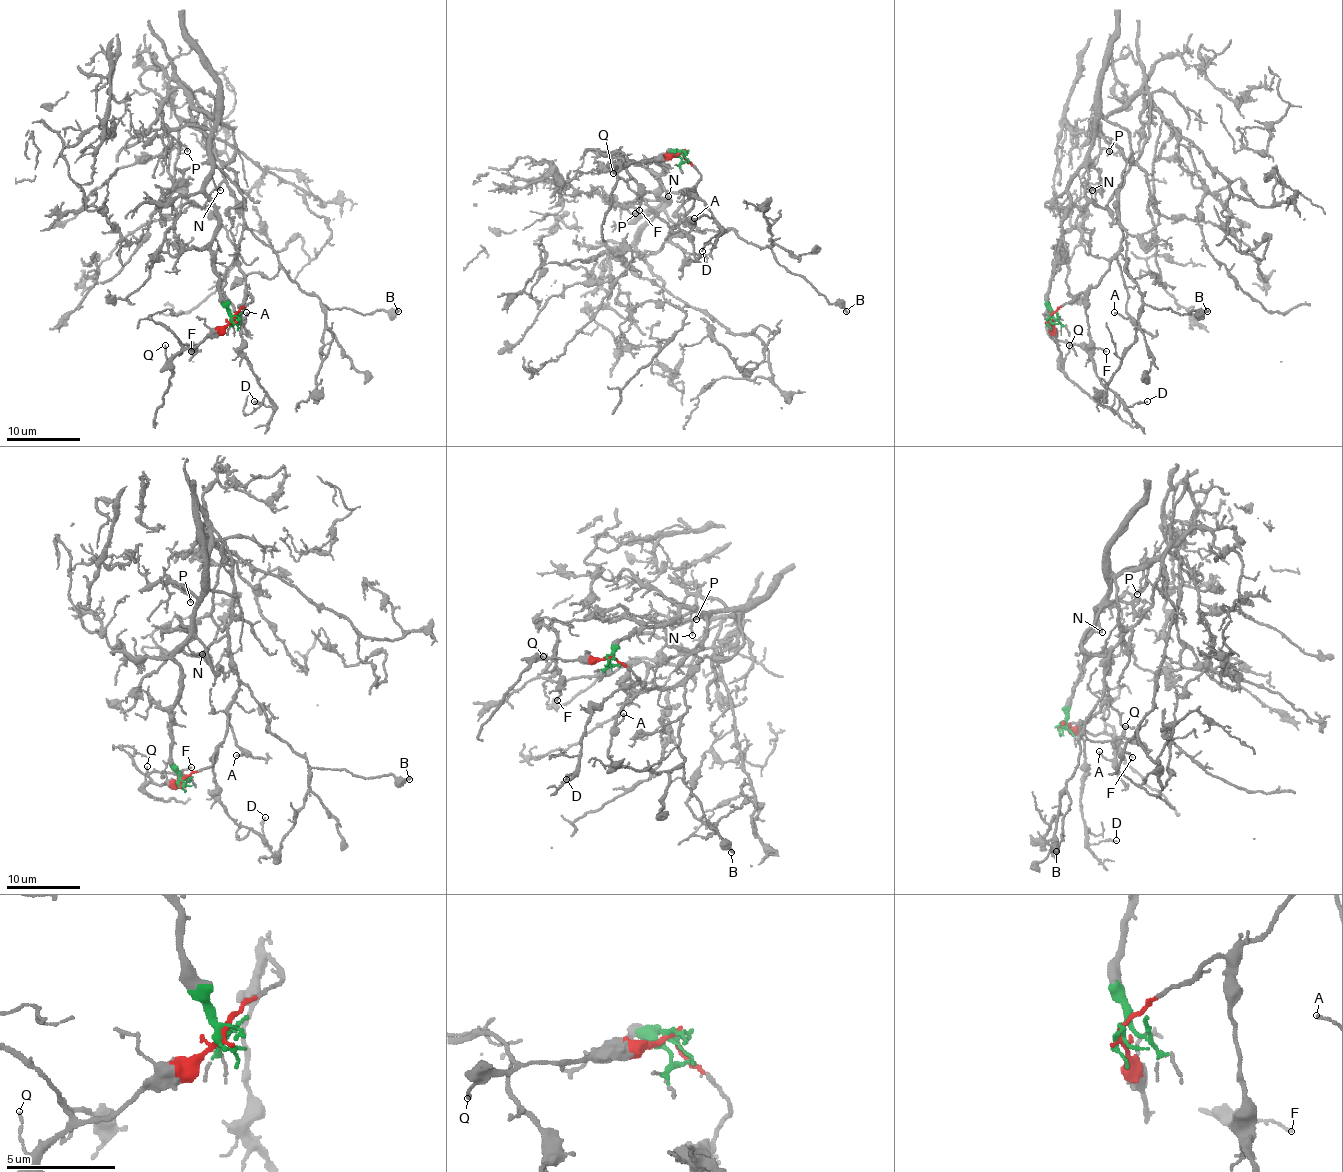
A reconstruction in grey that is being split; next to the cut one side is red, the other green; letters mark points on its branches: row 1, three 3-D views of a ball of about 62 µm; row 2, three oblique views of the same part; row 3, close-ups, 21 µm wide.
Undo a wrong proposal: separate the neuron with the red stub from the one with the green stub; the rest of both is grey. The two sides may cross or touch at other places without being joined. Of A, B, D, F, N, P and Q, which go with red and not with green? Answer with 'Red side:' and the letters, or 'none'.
Red side: A, B, D, F, Q

